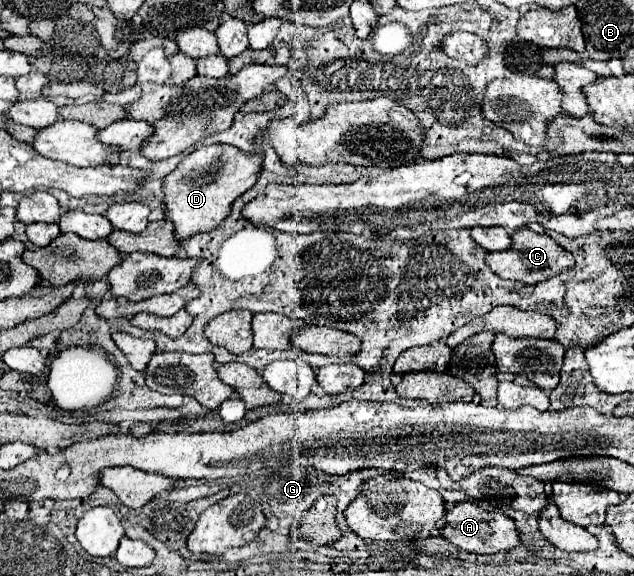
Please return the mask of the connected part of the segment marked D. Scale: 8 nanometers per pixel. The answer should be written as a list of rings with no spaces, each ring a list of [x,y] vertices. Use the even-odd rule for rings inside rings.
[[[229,144],[201,146],[187,154],[179,166],[163,178],[163,210],[165,218],[173,222],[177,240],[187,240],[199,232],[211,232],[223,224],[231,214],[233,202],[257,182],[261,172],[261,158],[249,156]]]

